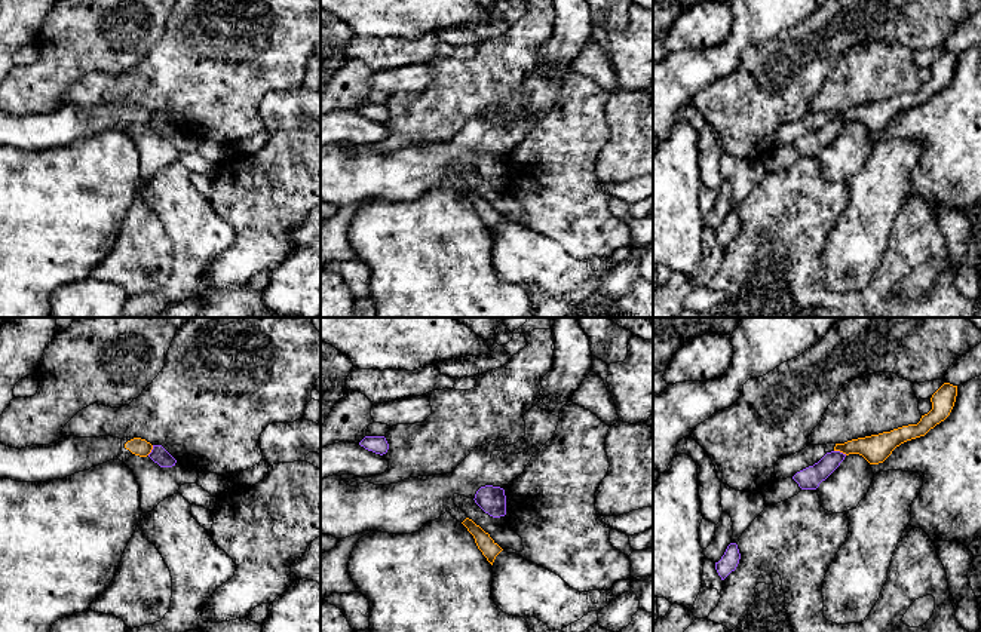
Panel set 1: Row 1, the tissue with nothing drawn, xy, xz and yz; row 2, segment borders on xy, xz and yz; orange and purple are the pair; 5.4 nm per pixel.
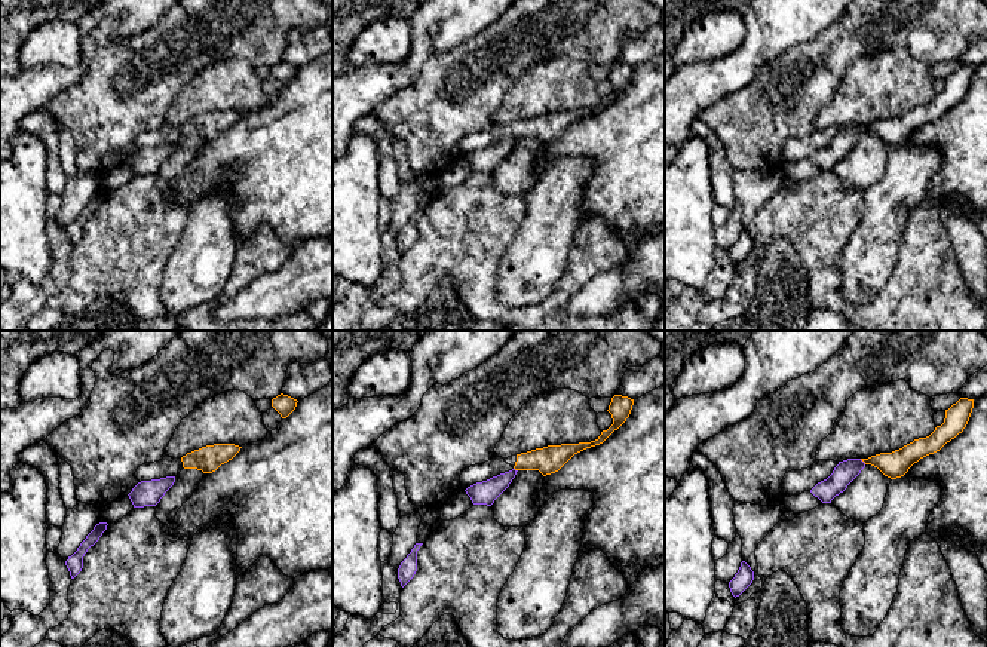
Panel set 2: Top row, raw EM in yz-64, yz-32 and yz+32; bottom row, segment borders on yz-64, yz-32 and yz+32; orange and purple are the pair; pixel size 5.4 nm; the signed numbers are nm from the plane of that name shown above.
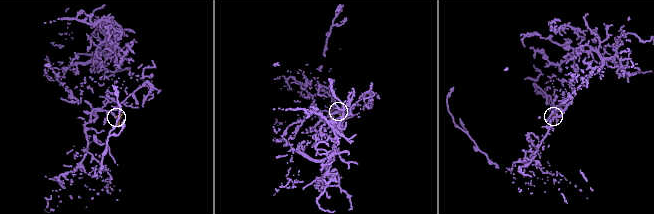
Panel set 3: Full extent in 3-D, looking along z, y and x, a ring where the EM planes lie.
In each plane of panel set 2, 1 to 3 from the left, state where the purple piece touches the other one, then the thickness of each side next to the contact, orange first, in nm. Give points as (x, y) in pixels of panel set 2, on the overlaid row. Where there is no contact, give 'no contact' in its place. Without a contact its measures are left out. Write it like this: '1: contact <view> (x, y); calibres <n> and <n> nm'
1: no contact
2: contact yz-32 (515, 469); calibres 150 and 130 nm
3: contact yz+32 (863, 460); calibres 150 and 120 nm

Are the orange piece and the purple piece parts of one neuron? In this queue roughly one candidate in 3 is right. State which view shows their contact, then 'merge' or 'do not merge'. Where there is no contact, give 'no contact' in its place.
meets orange in yz; do not merge

